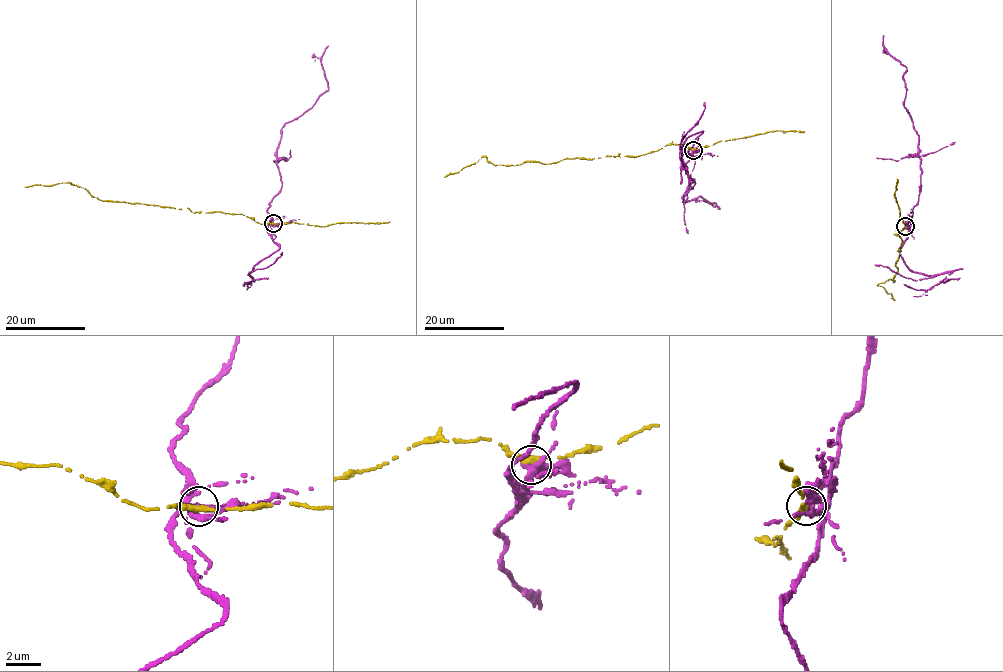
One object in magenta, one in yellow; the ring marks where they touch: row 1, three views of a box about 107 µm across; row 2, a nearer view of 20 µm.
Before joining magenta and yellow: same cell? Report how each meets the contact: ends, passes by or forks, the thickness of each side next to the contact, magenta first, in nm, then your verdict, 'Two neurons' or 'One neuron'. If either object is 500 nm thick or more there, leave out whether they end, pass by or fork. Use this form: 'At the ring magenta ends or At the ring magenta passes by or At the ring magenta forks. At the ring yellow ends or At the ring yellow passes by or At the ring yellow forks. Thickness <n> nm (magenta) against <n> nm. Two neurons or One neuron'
At the ring magenta passes by. At the ring yellow ends. Thickness 320 nm (magenta) against 400 nm. Two neurons

